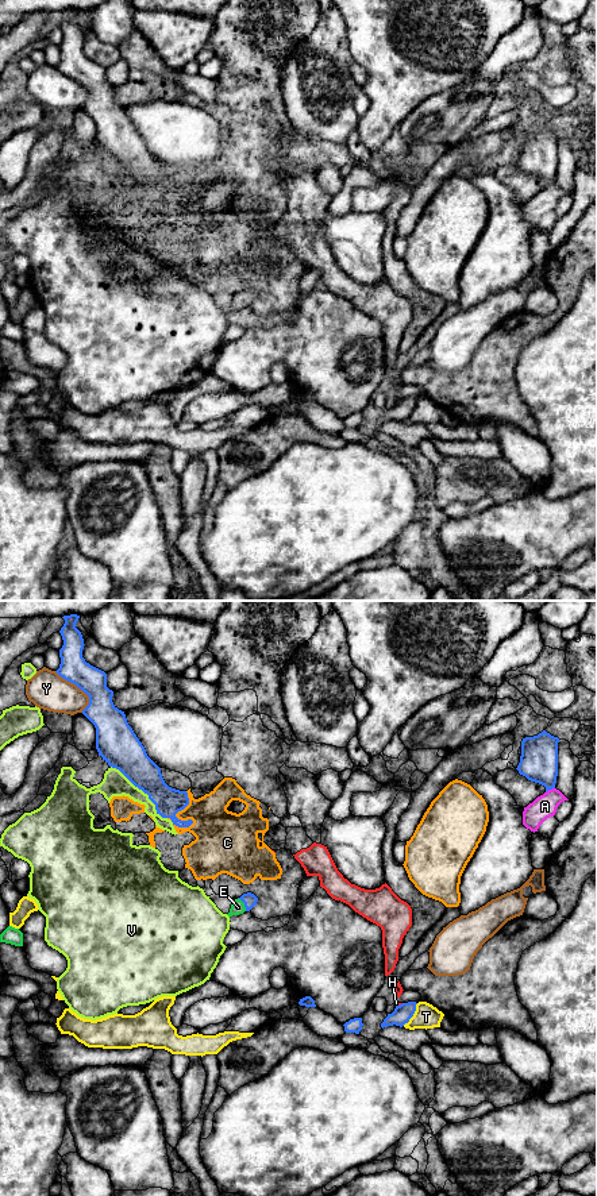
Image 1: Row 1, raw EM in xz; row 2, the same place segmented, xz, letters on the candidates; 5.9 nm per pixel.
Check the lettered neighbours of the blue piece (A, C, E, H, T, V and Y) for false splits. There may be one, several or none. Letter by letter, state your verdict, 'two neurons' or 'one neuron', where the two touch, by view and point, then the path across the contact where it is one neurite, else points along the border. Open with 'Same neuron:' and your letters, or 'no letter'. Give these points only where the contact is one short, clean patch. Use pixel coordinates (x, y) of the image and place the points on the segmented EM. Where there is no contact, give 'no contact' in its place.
Same neuron: E
A: two neurons | xz (550, 789)
C: two neurons | xz (177, 818)
E: one neuron | xz (245, 905) | across xz (249, 899), (245, 905), (238, 907)
H: two neurons | xz (400, 1004)
T: two neurons | xz (412, 1015) | along xz (418, 1003), (413, 1015), (403, 1025)
V: two neurons | xz (142, 790)
Y: two neurons | xz (79, 687)

